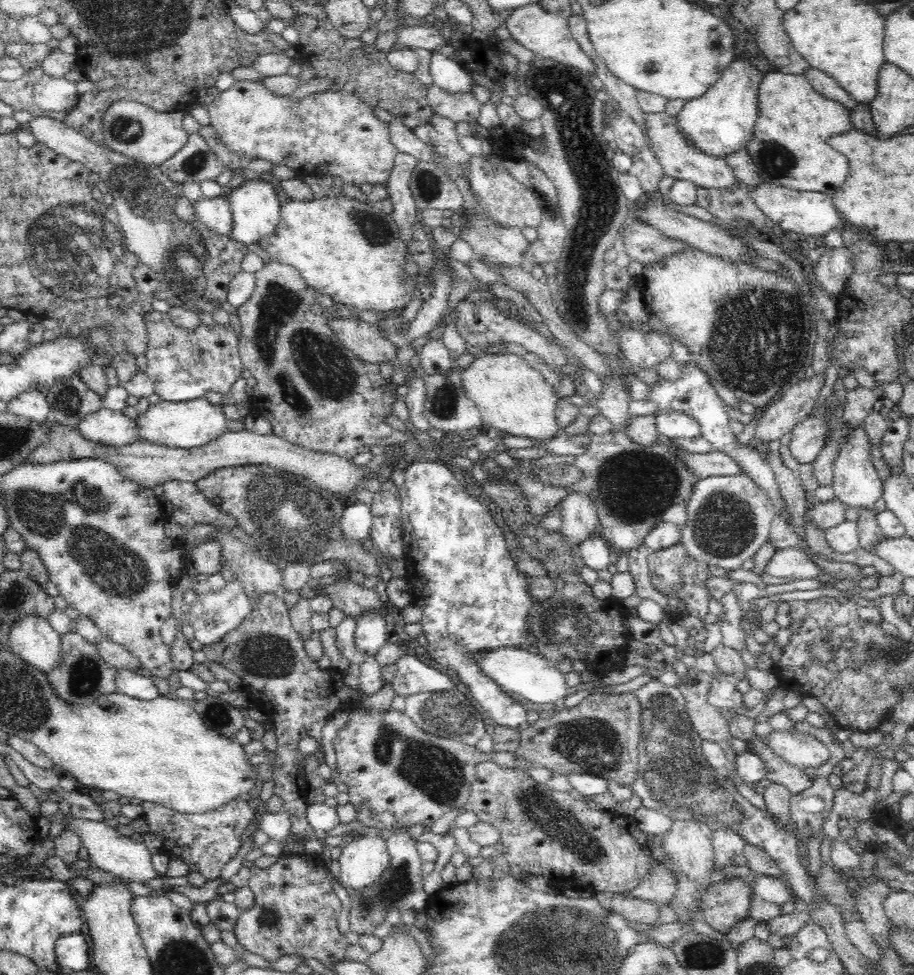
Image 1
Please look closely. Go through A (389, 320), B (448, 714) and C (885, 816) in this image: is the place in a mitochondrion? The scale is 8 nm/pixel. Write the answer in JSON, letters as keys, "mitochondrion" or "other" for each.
{"A":"other","B":"mitochondrion","C":"other"}

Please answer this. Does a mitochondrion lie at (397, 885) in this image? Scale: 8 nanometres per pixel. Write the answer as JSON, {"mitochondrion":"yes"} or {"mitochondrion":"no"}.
{"mitochondrion":"yes"}

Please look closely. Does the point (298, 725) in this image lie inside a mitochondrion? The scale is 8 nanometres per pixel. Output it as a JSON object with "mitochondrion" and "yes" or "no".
{"mitochondrion":"no"}

